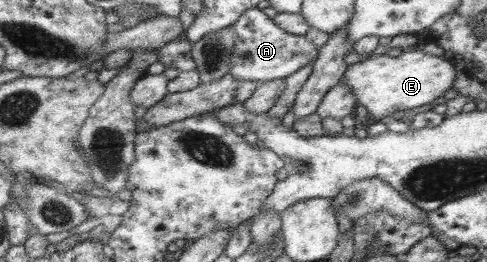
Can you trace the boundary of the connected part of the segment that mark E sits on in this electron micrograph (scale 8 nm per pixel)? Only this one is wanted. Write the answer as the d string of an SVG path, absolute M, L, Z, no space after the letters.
M416 49L391 57L379 50L372 53L369 59L347 66L338 83L349 87L357 104L363 105L368 115L380 120L397 110L417 111L428 107L429 102L443 96L445 90L452 87L456 74L454 65L443 56Z

